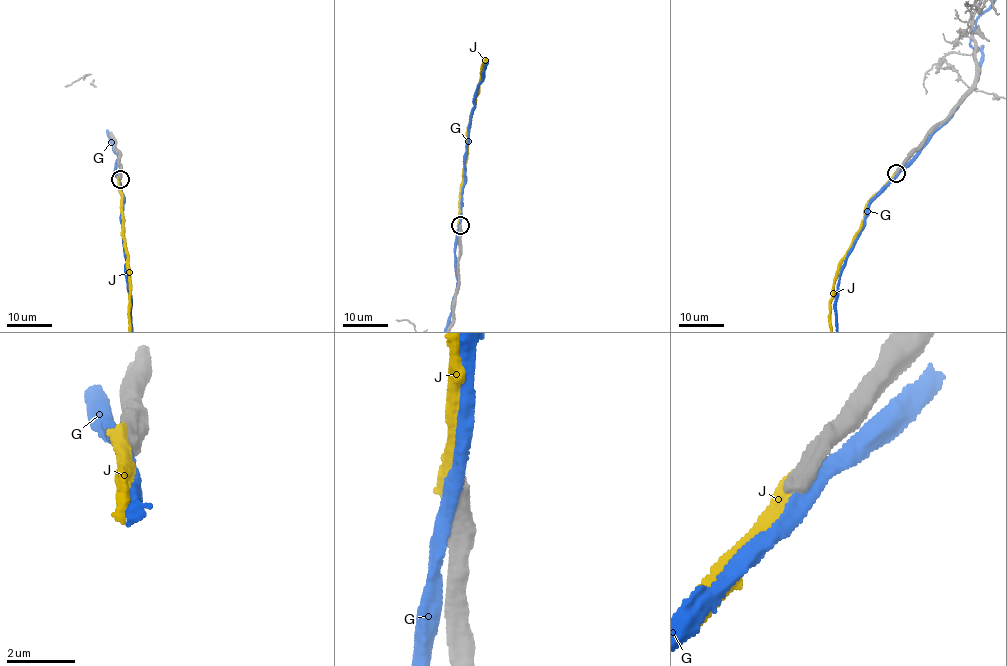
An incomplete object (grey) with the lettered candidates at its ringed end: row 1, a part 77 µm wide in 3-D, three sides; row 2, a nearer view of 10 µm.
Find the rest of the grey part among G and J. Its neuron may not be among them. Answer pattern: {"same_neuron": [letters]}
{"same_neuron": []}

